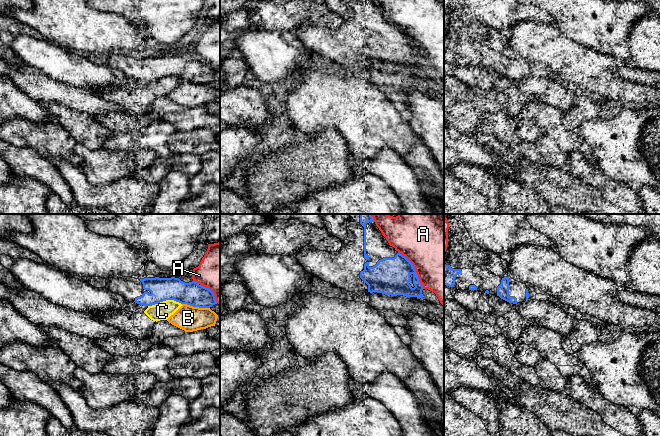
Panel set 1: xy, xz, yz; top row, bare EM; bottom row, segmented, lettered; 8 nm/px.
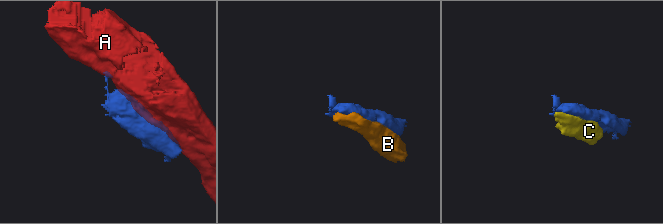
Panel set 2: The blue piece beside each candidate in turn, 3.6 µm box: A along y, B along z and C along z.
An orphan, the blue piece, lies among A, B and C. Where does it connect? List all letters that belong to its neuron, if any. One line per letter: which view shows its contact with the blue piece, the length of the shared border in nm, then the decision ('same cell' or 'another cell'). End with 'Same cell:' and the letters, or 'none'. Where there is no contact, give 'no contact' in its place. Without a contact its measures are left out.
A: meets blue in xz; contact 360 nm long; another cell
B: meets blue in xy; contact 220 nm long; another cell
C: meets blue in xy; contact 280 nm long; another cell
Same cell: none

